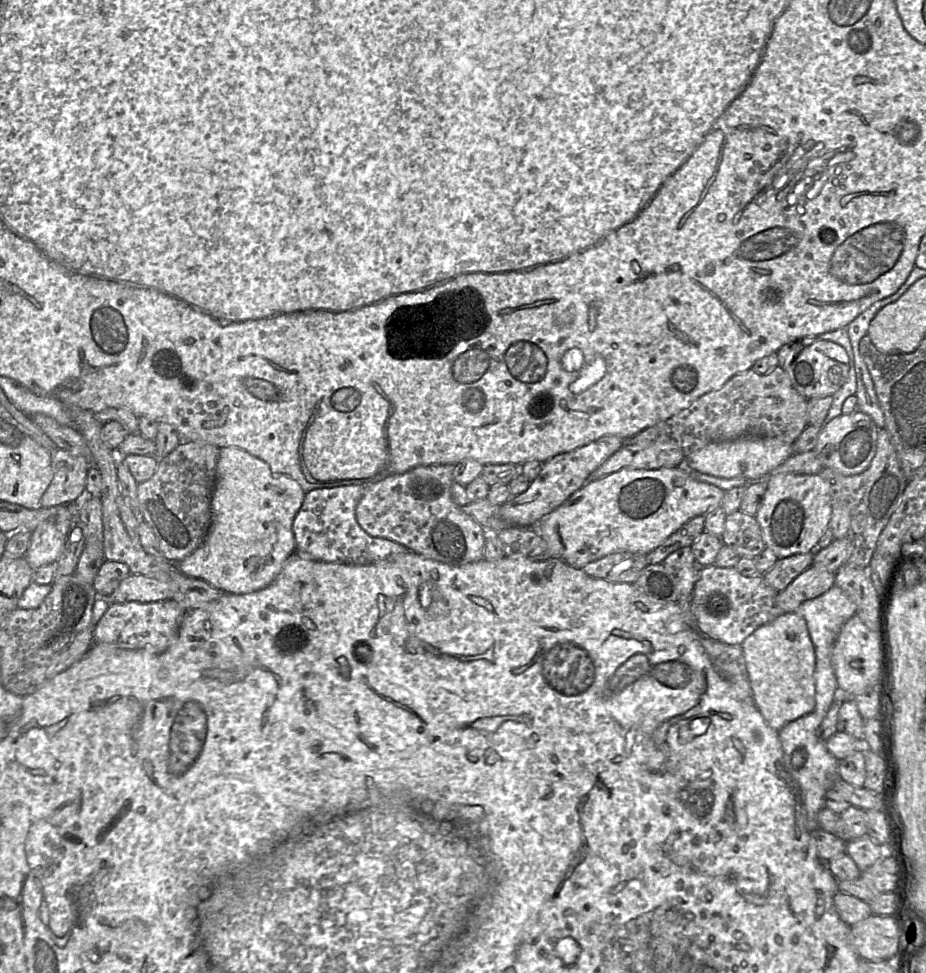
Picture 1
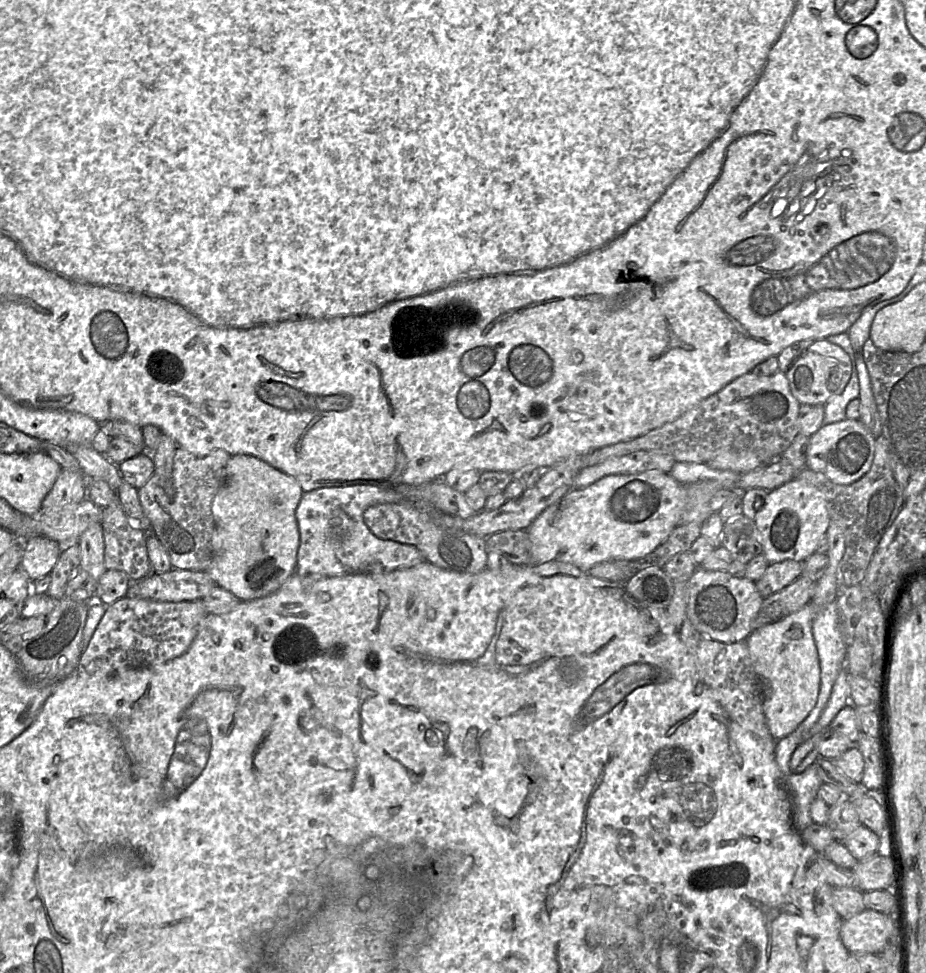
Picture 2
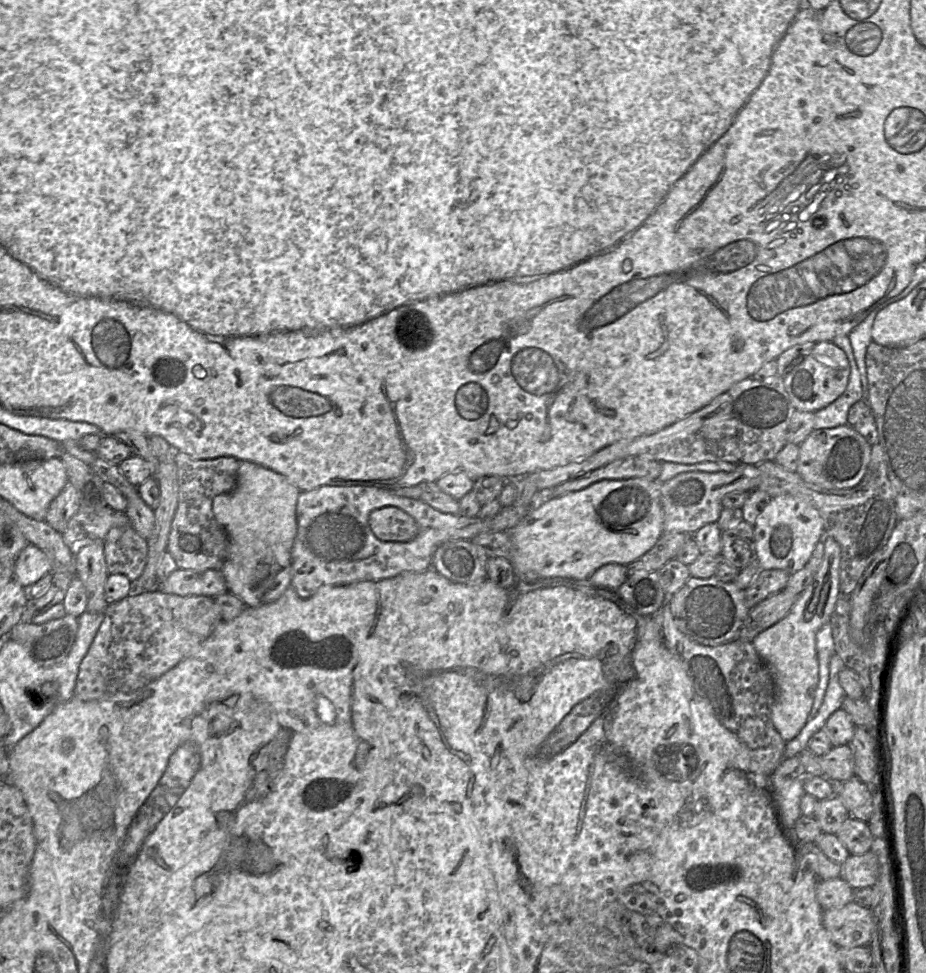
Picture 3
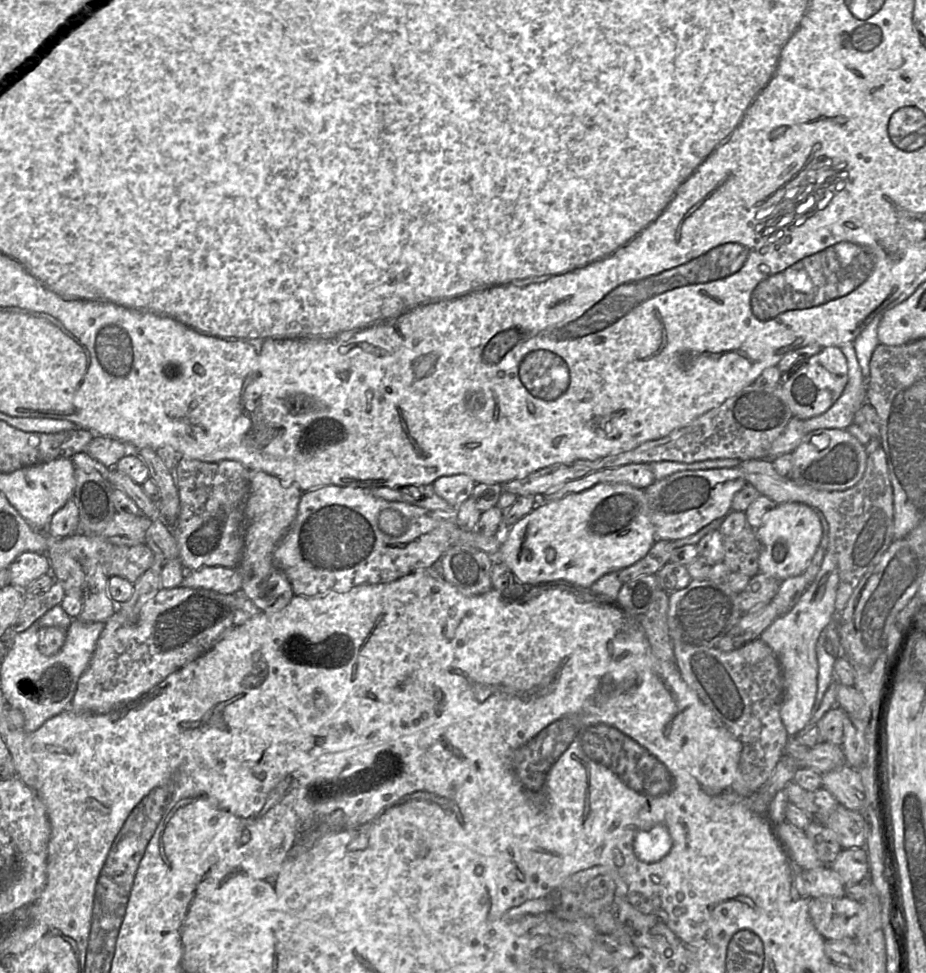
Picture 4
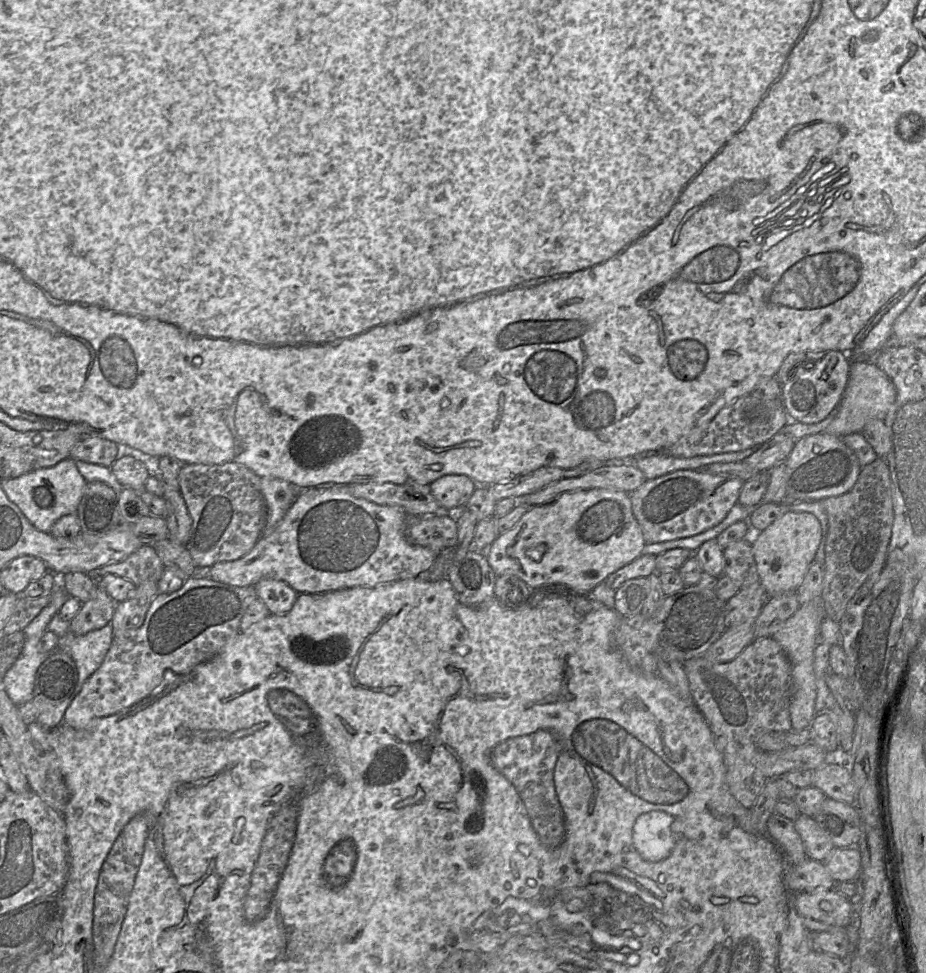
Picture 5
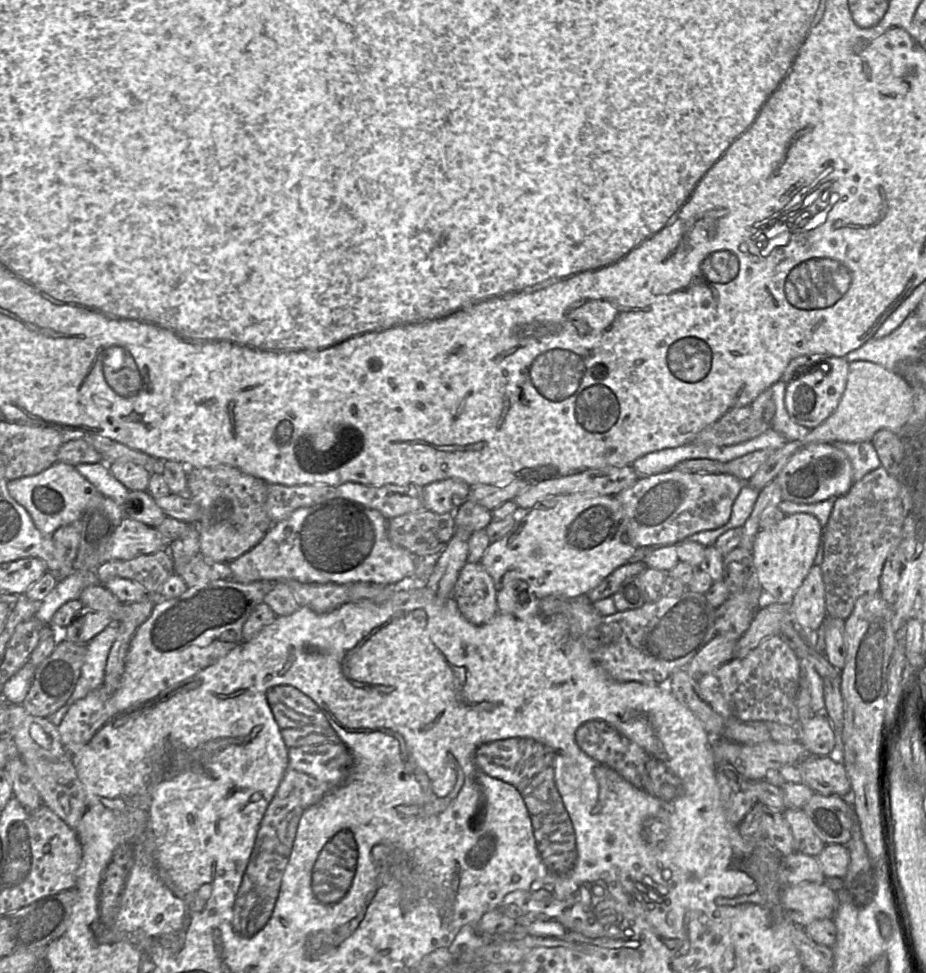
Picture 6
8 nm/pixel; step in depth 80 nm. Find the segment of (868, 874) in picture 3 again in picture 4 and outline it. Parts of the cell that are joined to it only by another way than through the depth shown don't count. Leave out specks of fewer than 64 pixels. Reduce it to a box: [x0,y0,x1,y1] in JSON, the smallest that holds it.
[825,847,869,885]

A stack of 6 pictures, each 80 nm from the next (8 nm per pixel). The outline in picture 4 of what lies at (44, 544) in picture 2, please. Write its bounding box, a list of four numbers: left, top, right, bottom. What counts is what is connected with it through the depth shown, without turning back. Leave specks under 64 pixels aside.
[8,552,51,590]

